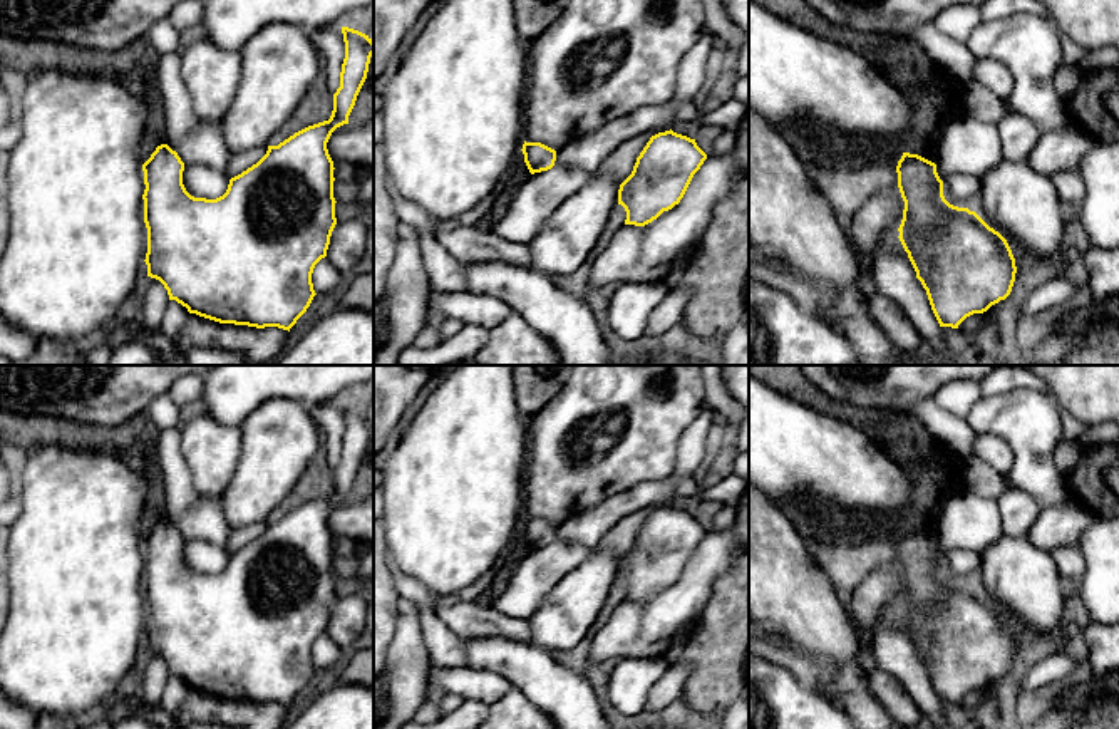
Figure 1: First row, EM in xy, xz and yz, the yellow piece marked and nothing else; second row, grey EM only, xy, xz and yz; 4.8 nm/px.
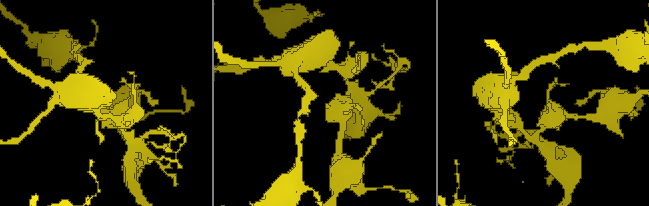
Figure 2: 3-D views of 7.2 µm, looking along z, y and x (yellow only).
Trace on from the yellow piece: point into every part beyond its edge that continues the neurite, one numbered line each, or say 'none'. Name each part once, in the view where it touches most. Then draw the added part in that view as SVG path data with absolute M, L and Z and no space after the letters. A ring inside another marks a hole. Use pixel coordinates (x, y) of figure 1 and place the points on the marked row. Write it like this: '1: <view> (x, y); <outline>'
none

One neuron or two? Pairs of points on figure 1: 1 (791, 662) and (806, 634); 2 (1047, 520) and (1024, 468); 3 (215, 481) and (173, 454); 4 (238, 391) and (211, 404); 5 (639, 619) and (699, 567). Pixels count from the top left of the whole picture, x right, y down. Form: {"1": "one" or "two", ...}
{"1": "two", "2": "two", "3": "two", "4": "one", "5": "one"}

